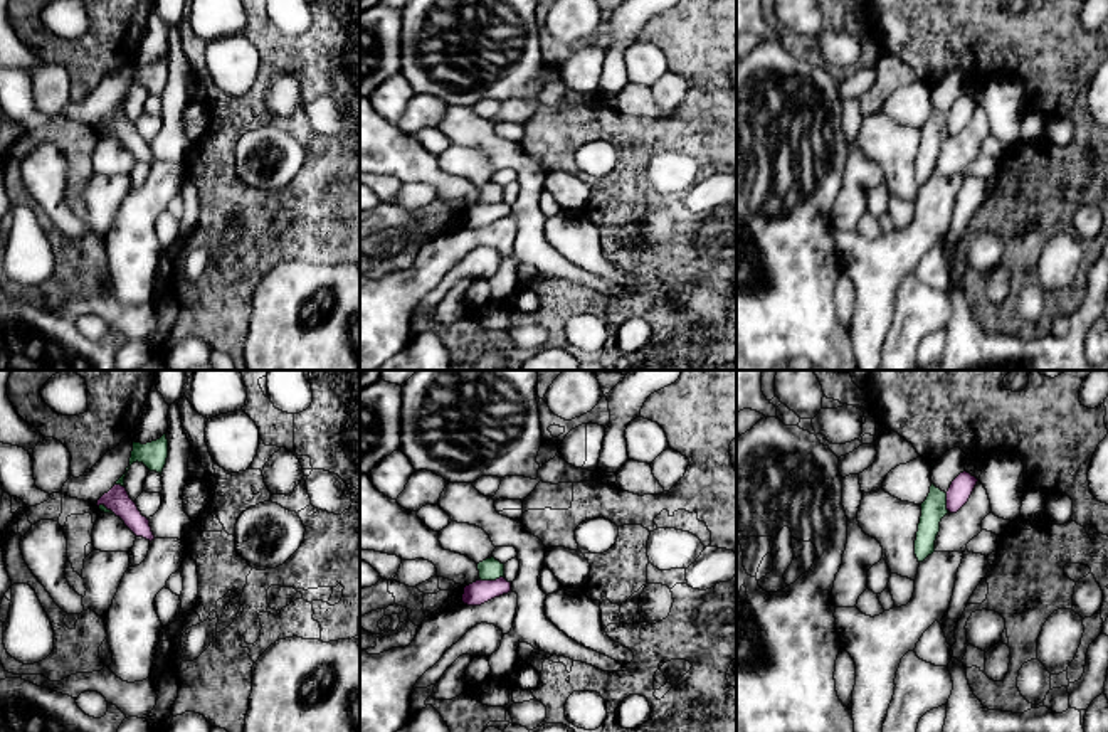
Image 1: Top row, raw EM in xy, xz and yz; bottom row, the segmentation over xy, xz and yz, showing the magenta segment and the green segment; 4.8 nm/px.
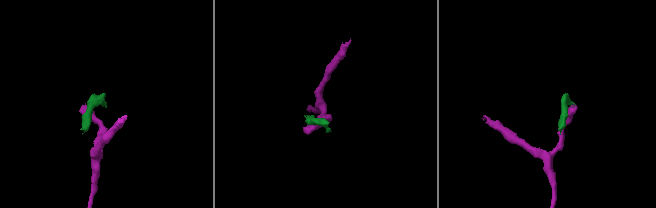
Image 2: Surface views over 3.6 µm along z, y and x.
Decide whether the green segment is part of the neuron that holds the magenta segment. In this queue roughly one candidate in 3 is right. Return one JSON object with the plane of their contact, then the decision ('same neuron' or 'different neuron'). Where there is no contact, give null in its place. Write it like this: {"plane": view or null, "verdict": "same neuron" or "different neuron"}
{"plane": "xz", "verdict": "different neuron"}

